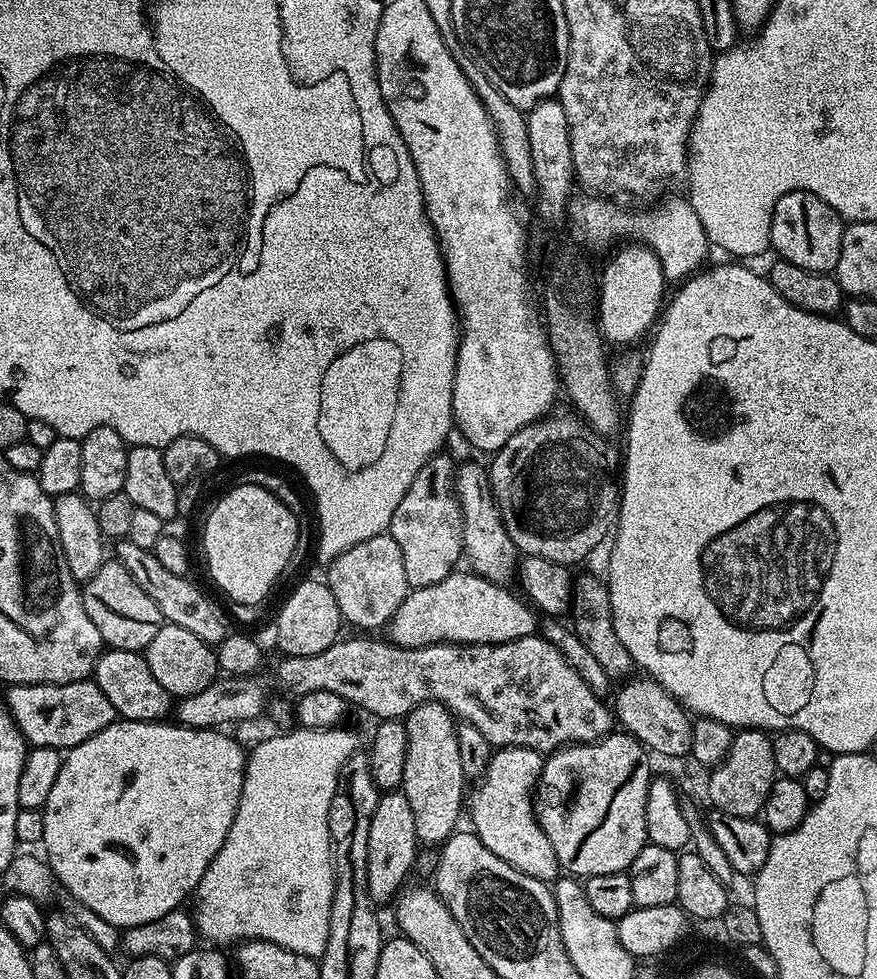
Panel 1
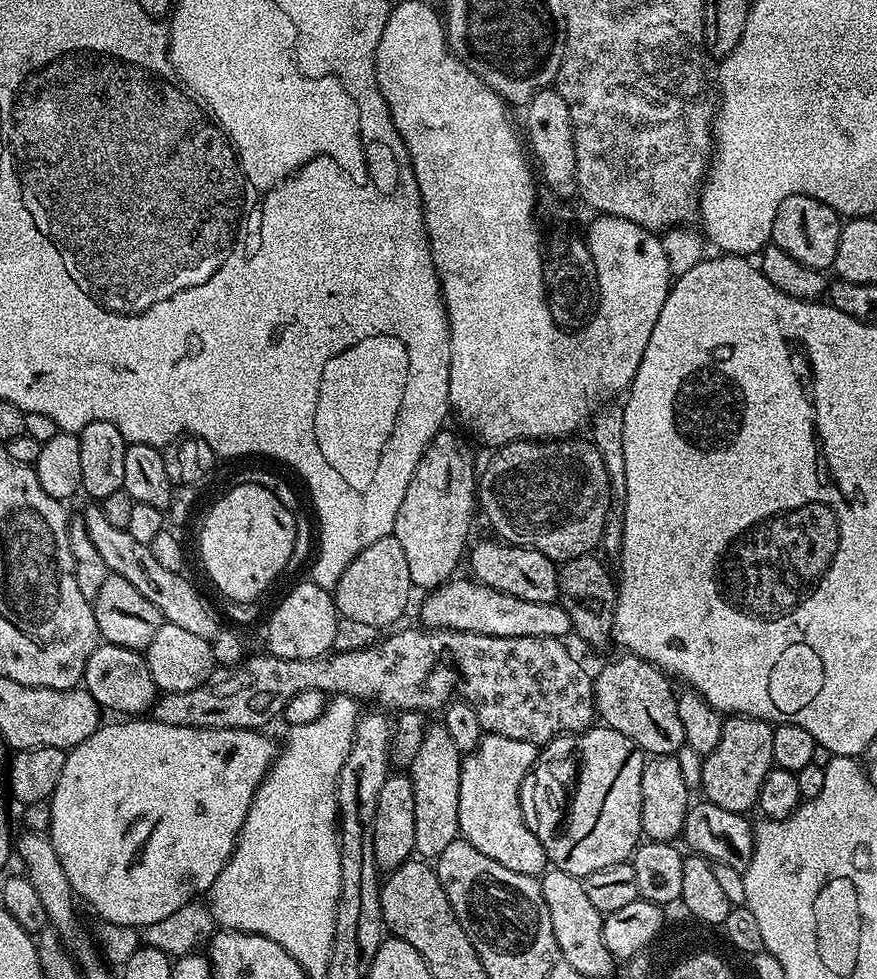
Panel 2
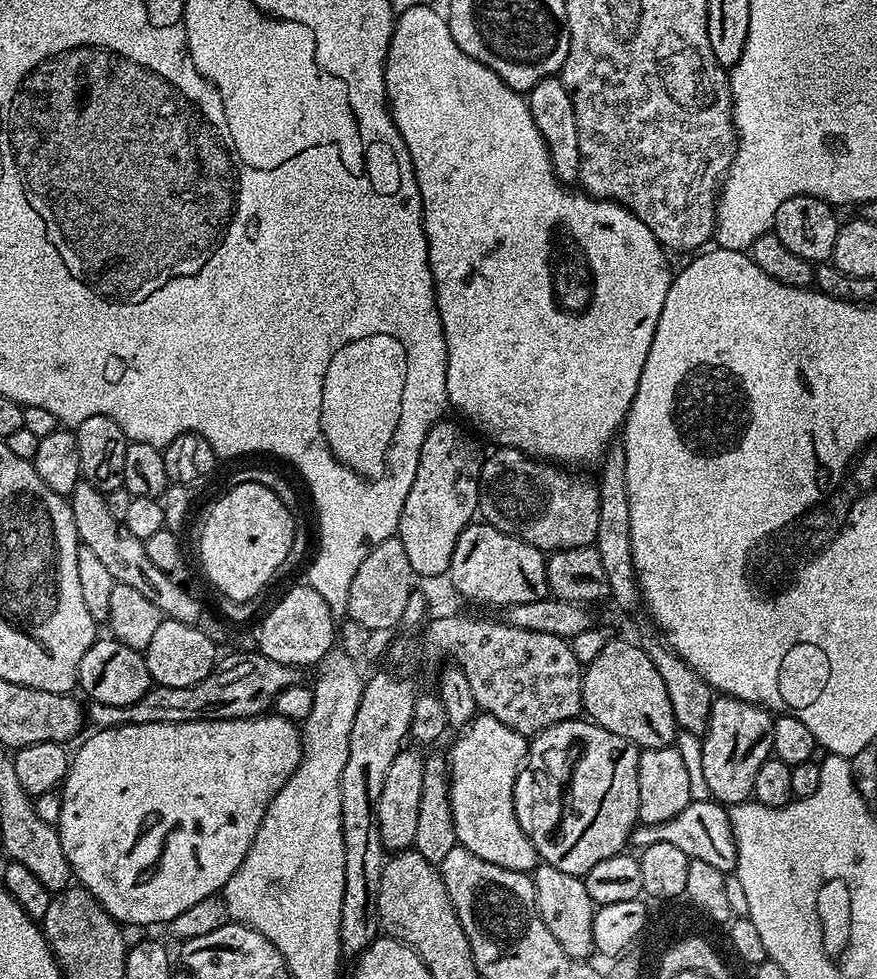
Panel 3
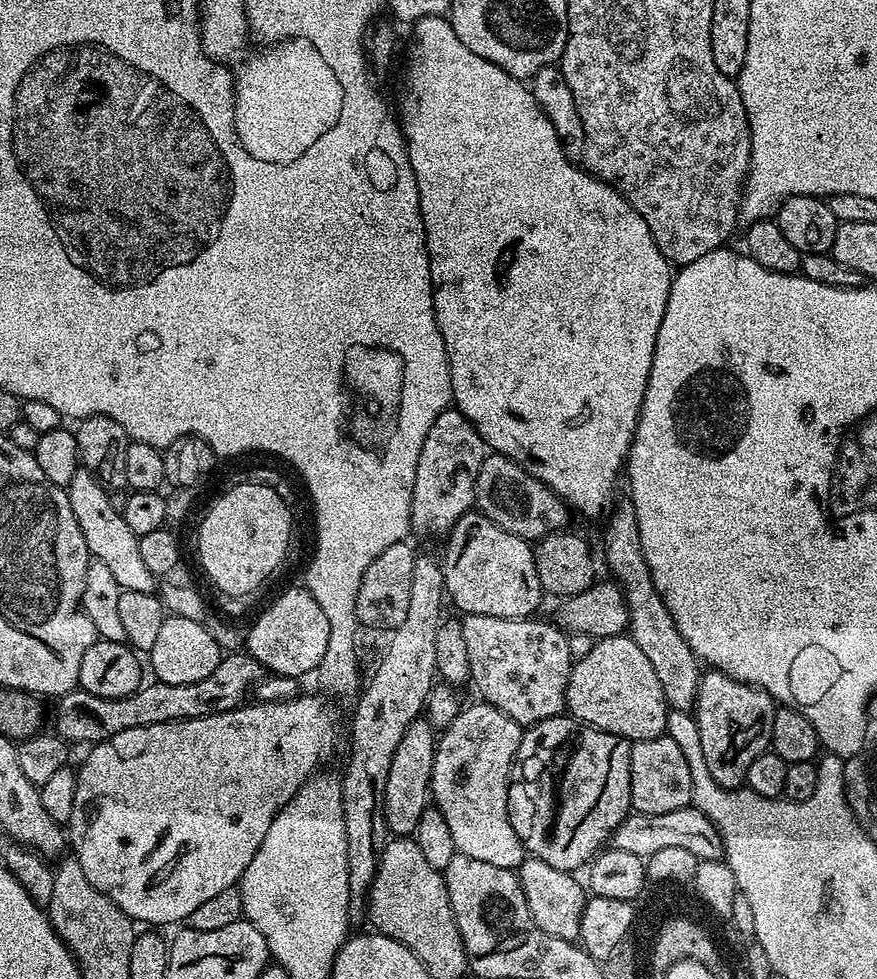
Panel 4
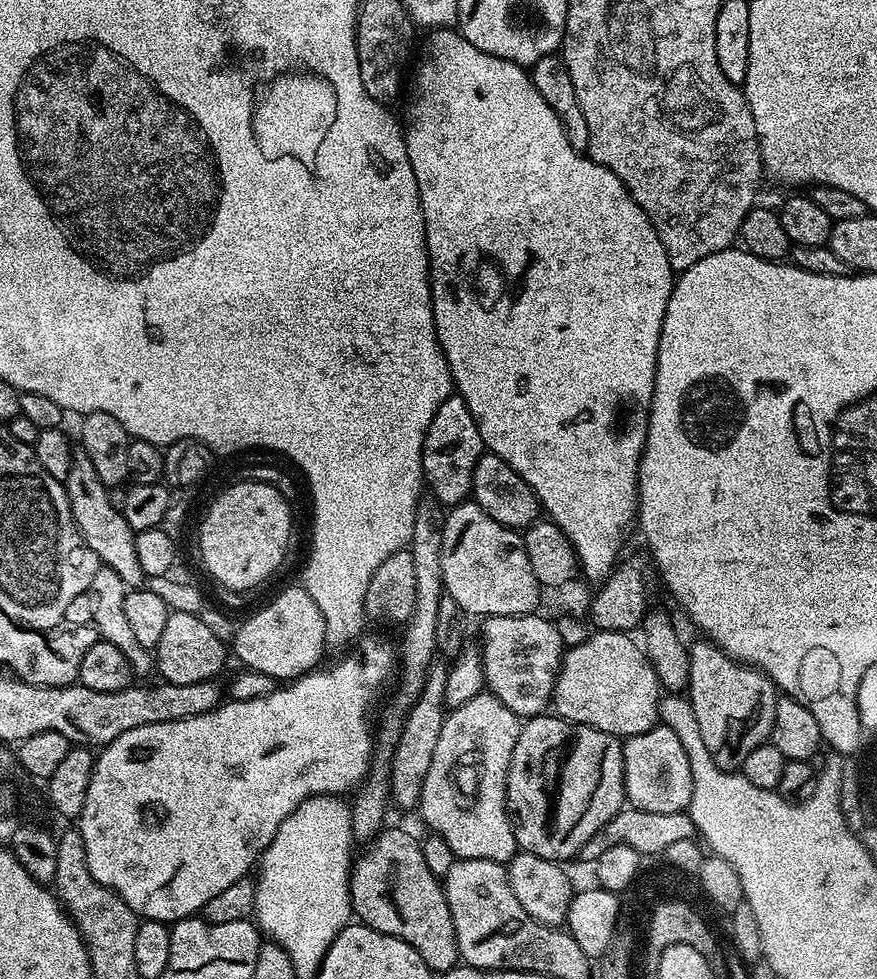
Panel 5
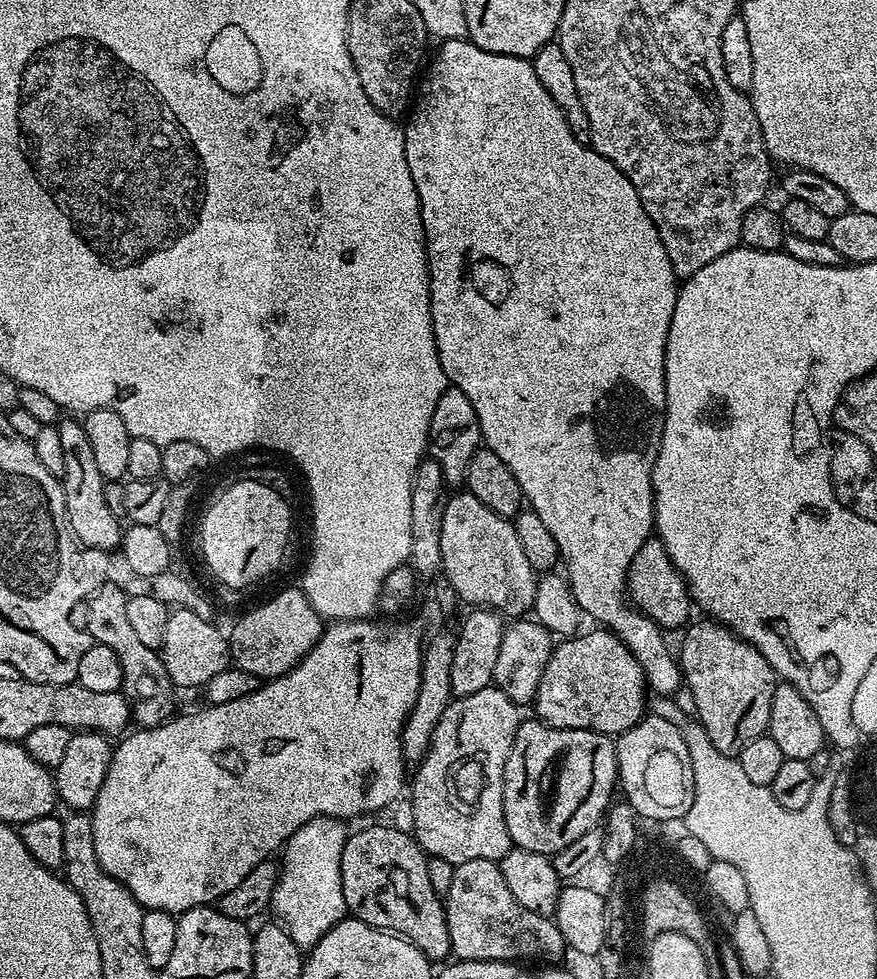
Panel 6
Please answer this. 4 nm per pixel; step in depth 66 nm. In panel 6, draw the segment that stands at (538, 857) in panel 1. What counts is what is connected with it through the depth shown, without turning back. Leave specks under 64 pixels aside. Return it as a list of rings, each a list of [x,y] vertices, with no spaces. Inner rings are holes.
[[[493,686],[486,690],[478,690],[478,694],[470,694],[469,696],[453,699],[452,703],[446,706],[442,718],[438,718],[436,729],[434,730],[434,738],[430,742],[428,753],[424,755],[424,759],[419,764],[415,765],[414,772],[416,772],[416,777],[413,780],[411,777],[410,780],[413,828],[411,828],[411,831],[428,856],[437,856],[454,866],[462,862],[474,862],[475,860],[495,860],[499,862],[514,847],[510,834],[506,830],[506,818],[504,817],[504,767],[506,766],[506,758],[514,746],[514,738],[516,737],[518,726],[522,723],[520,712],[521,709],[502,689]]]

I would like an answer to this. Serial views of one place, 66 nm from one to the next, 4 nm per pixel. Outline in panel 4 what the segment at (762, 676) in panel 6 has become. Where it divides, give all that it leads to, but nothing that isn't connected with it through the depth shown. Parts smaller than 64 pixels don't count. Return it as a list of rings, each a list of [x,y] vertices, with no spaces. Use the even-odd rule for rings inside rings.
[[[715,670],[701,675],[694,715],[702,758],[706,758],[714,782],[723,788],[739,788],[747,781],[750,762],[769,751],[777,707],[771,694],[752,684],[743,684]]]

